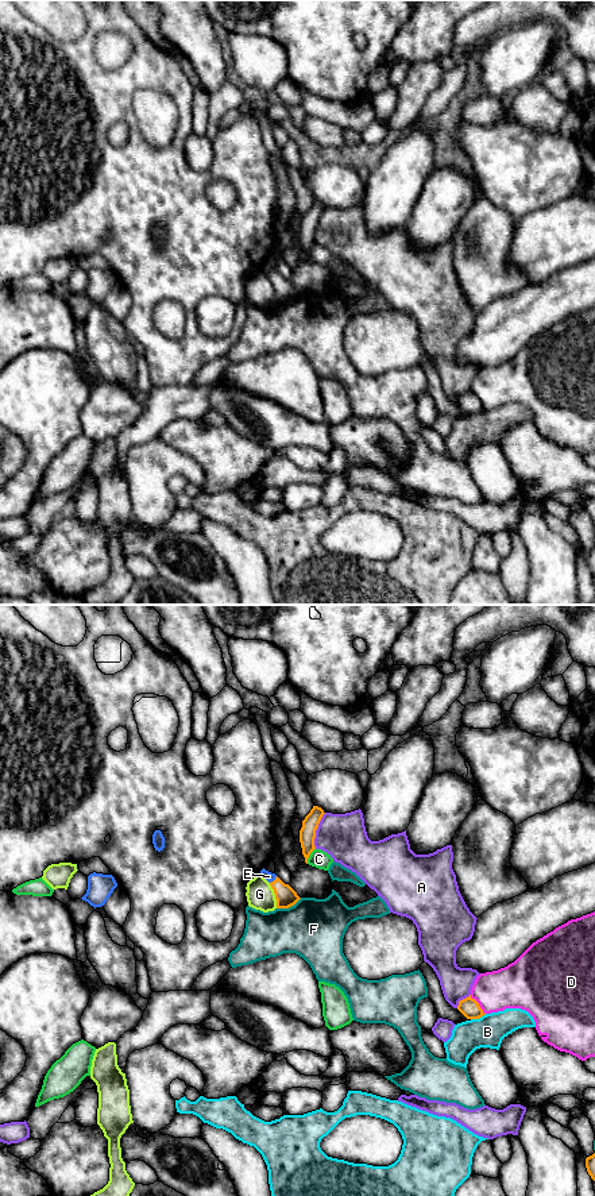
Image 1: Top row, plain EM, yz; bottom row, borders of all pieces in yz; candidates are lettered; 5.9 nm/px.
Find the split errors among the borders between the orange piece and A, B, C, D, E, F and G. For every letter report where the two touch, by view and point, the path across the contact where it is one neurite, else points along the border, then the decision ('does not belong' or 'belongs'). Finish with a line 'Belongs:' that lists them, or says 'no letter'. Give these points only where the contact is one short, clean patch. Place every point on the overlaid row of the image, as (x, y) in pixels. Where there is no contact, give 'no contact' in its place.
A: meets orange in yz at (316, 829); does not belong
B: meets orange in yz at (478, 1018); does not belong
C: meets orange in yz at (309, 855); does not belong
D: meets orange in yz at (478, 1004); does not belong
E: meets orange in yz at (274, 880); runs through yz (286, 896), (274, 880), (269, 876); belongs
F: meets orange in yz at (289, 906); does not belong
G: meets orange in yz at (275, 895); does not belong
Belongs: E

